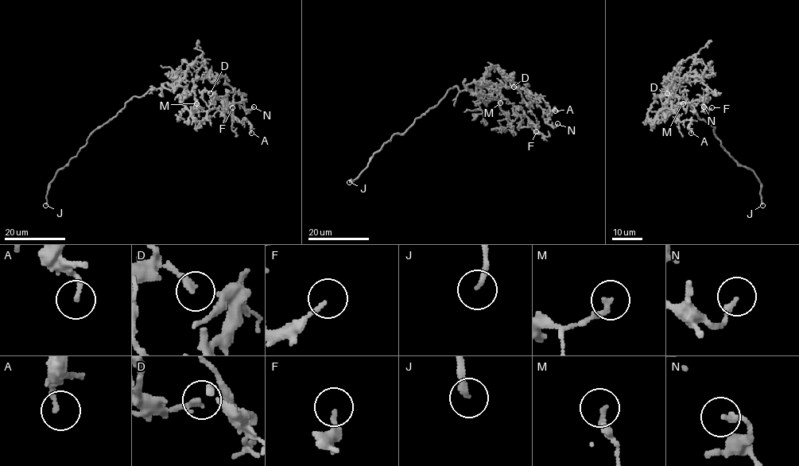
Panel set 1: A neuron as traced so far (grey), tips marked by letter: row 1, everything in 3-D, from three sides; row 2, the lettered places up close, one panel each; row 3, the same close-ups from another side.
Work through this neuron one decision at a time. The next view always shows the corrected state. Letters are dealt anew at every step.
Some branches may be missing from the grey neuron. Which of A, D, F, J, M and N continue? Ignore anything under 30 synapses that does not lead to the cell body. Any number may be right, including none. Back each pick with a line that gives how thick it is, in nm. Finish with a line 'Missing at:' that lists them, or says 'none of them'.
J: 200 nm
Missing at: J

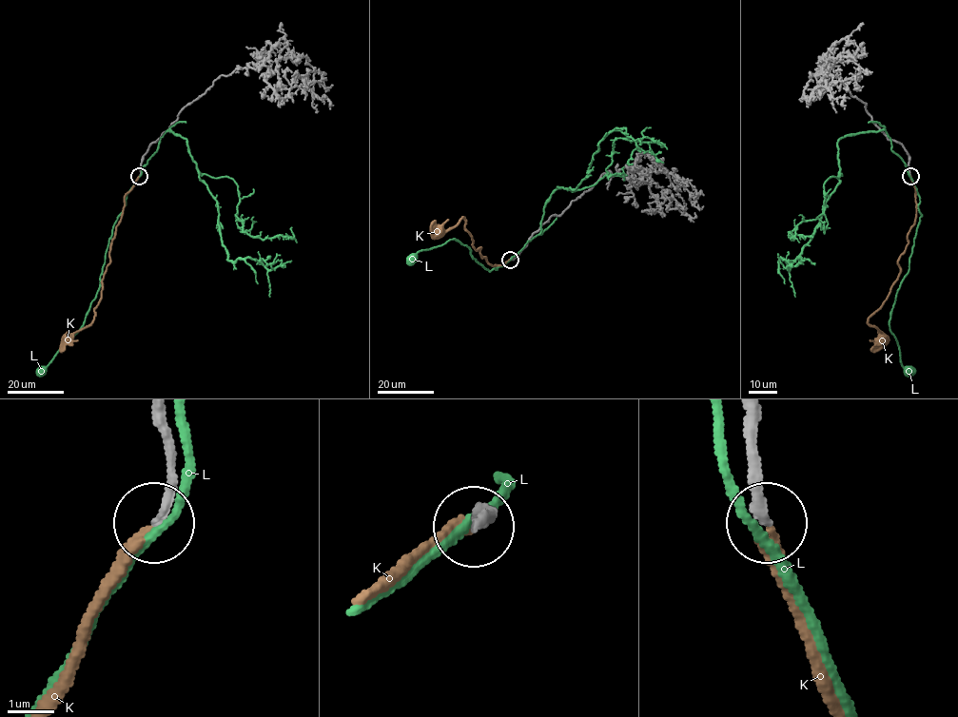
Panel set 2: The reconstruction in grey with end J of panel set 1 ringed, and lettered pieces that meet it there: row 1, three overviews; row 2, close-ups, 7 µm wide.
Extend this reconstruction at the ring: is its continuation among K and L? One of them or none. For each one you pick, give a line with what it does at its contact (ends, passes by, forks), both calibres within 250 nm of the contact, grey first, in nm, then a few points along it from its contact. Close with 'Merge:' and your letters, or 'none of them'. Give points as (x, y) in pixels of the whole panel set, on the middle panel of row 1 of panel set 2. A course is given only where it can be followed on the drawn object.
K: it ends there; 200 nm thick on the grey side, 240 nm on the other; it runs (510, 260), (494, 265), (482, 258), (480, 247), (472, 245), (464, 218), (438, 232)
Merge: K

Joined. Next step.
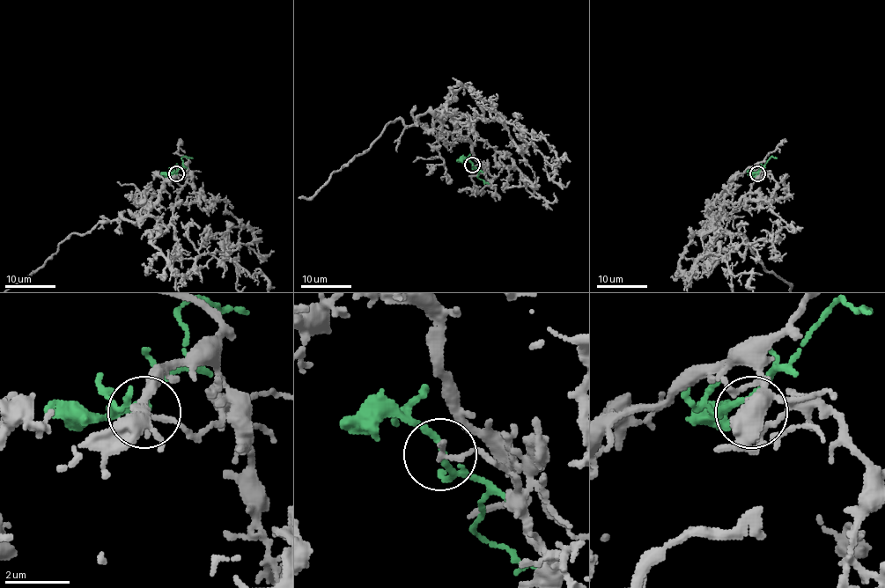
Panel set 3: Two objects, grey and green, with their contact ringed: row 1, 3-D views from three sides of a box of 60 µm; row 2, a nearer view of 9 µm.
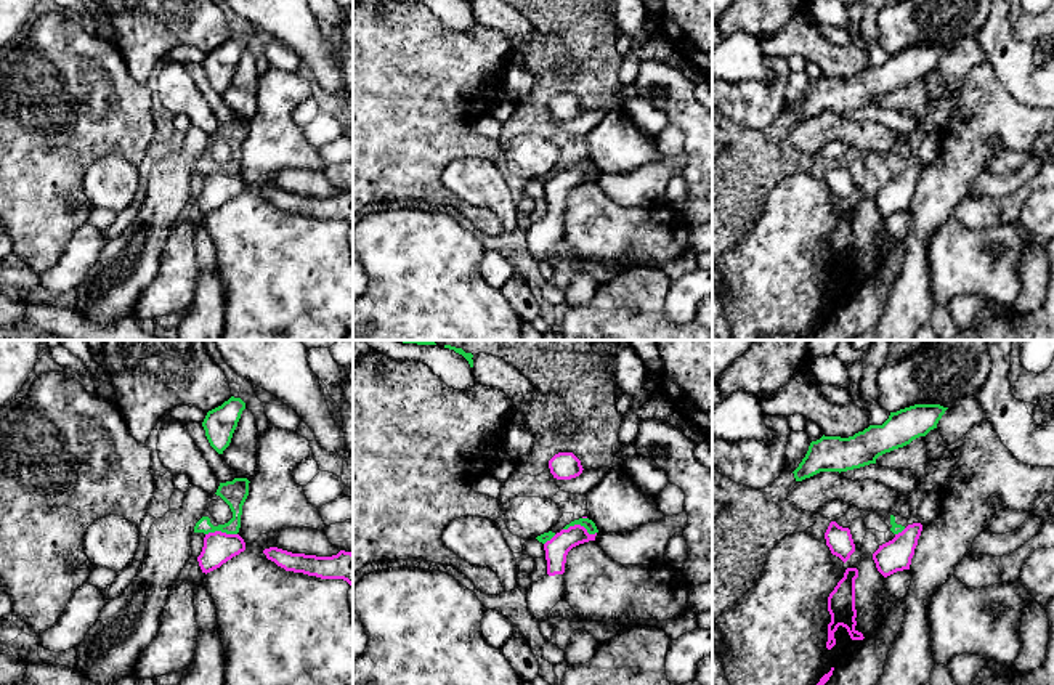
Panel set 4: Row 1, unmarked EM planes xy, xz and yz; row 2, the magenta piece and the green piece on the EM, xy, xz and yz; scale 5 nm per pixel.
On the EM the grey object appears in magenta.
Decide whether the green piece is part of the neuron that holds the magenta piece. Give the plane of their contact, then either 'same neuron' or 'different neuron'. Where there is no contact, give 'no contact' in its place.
meets magenta in xz; different neuron

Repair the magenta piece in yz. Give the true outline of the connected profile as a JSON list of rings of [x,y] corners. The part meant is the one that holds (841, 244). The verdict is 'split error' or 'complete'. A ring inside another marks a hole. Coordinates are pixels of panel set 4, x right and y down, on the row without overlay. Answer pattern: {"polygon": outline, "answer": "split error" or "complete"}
{"polygon": [[[847,209],[844,218],[837,223],[834,231],[828,237],[828,252],[831,263],[828,265],[826,289],[831,290],[836,286],[834,273],[839,266],[845,268],[852,281],[863,281],[863,274],[855,270],[857,250],[855,250],[855,220],[858,218],[857,209]]], "answer": "complete"}

